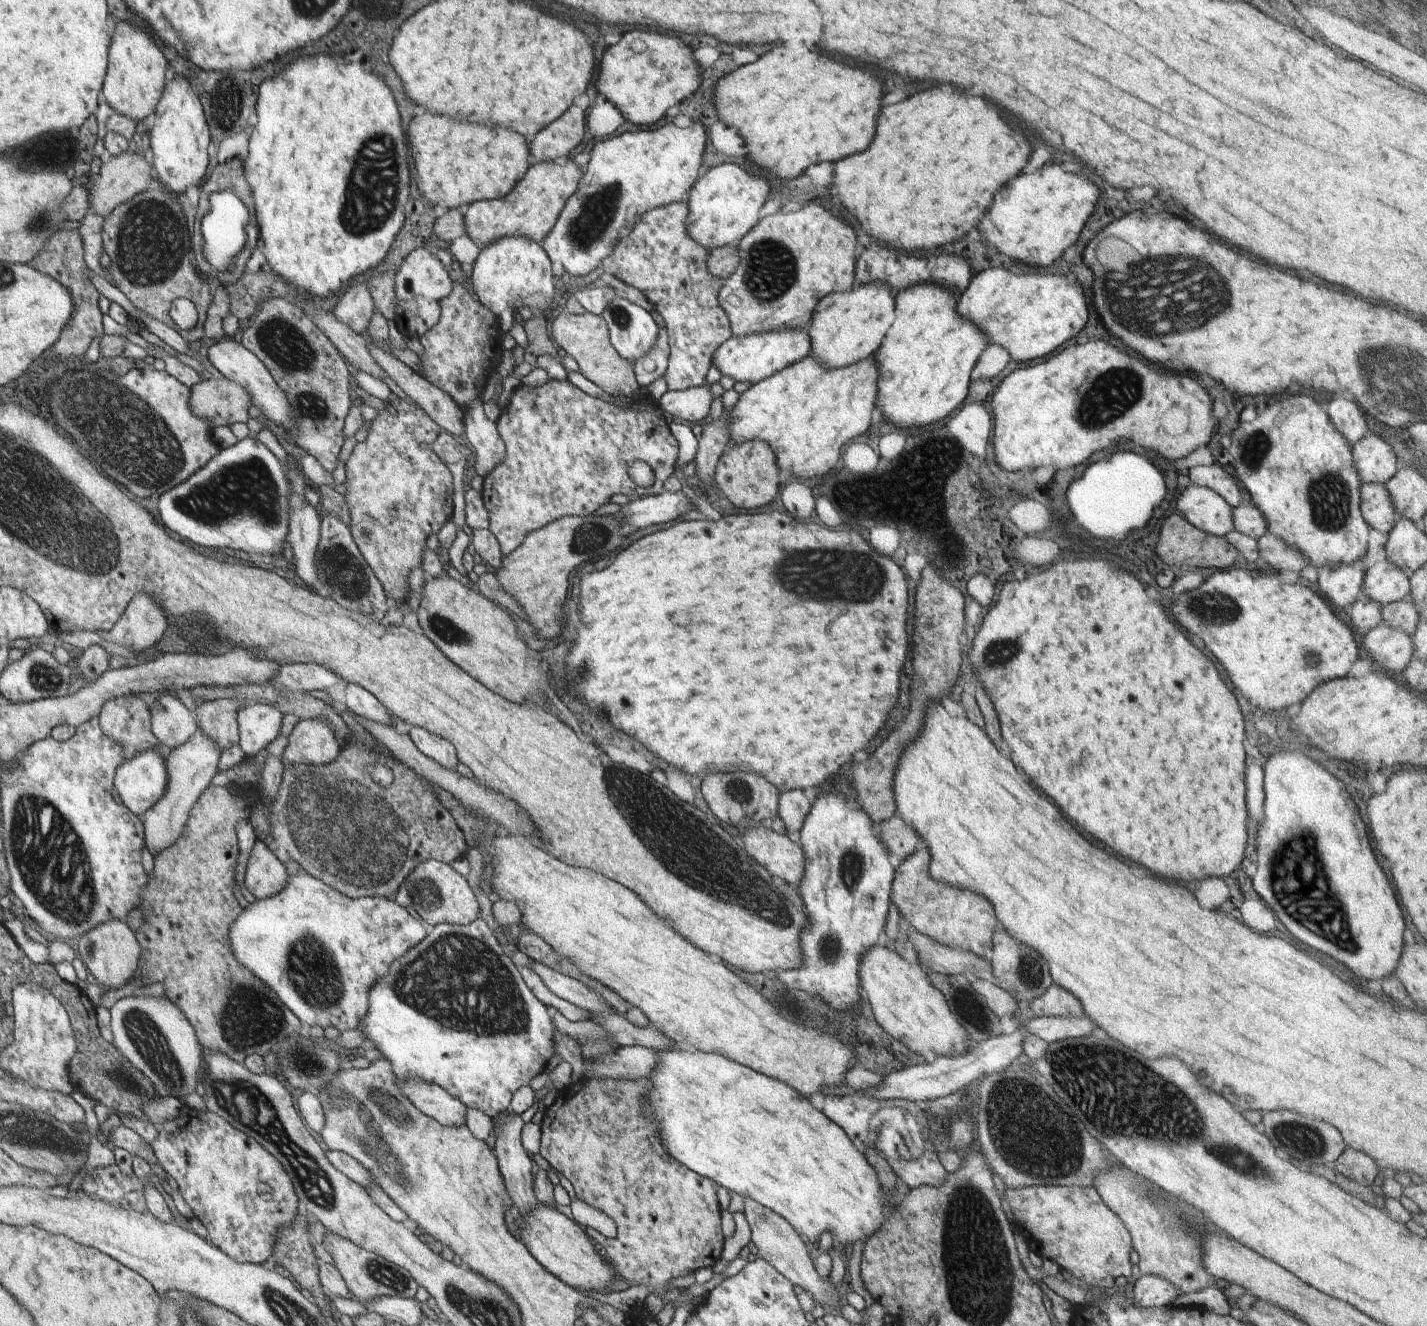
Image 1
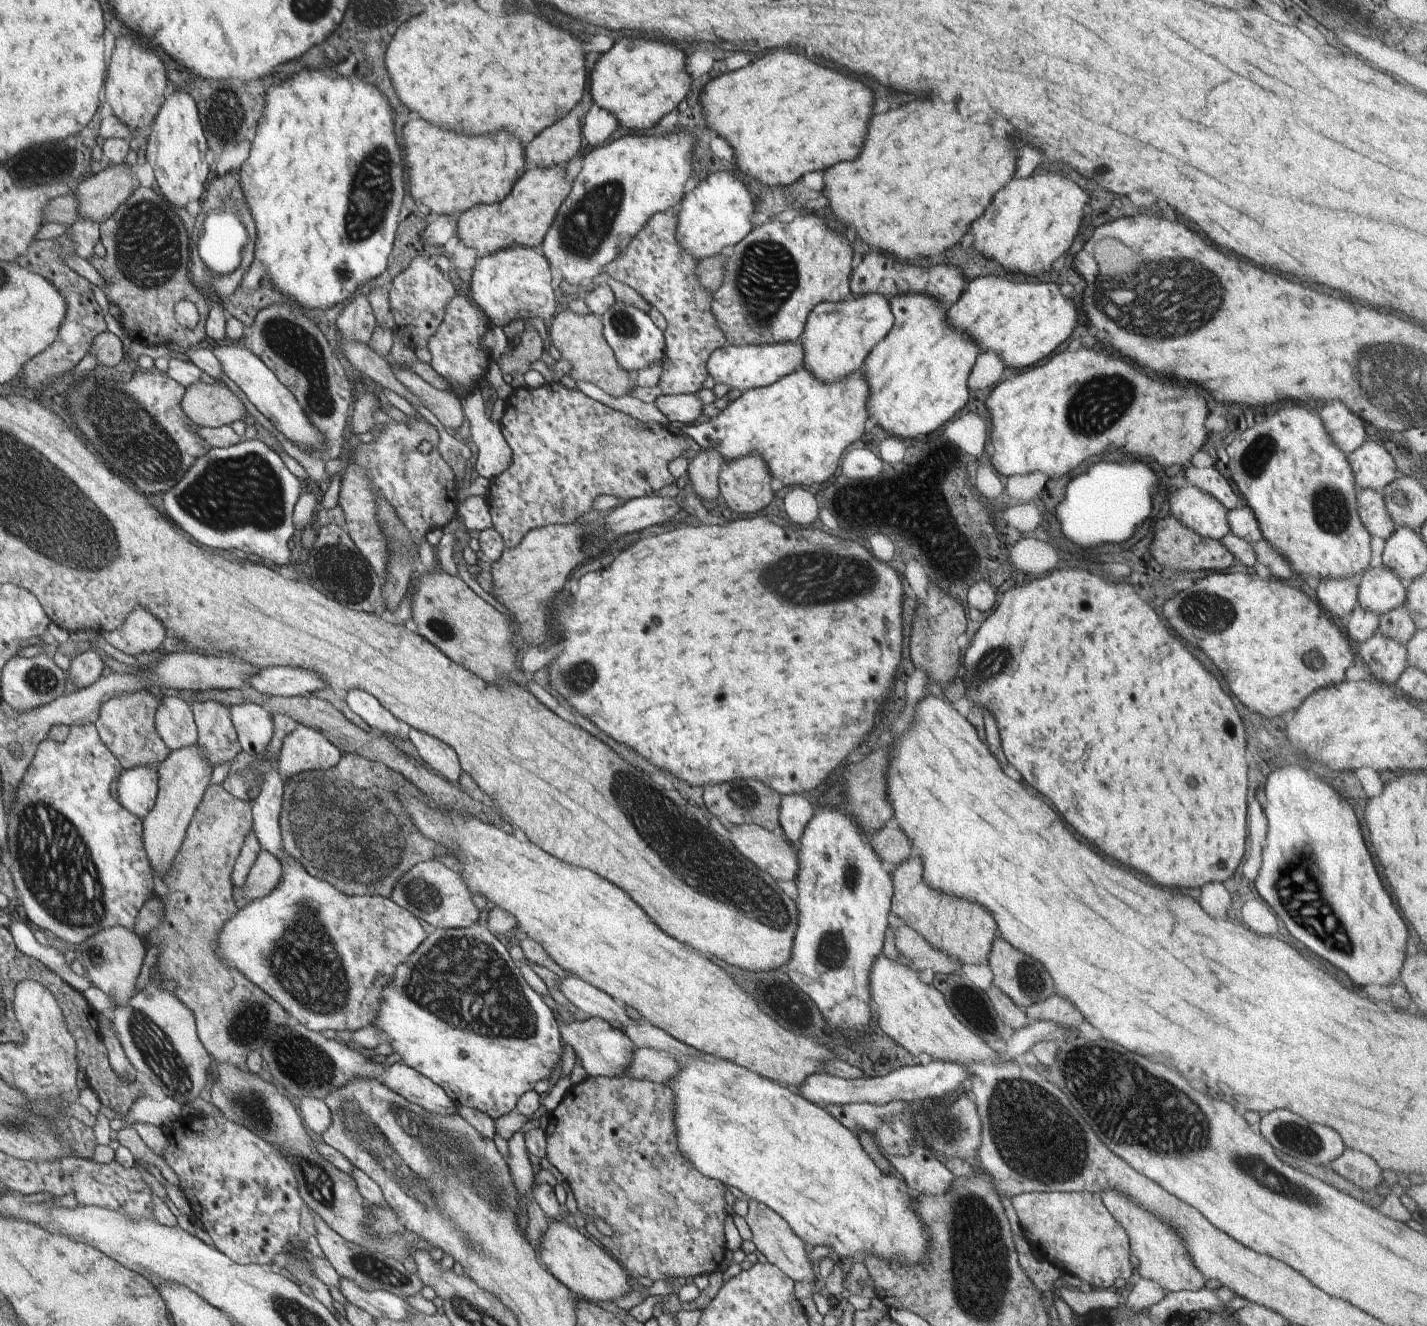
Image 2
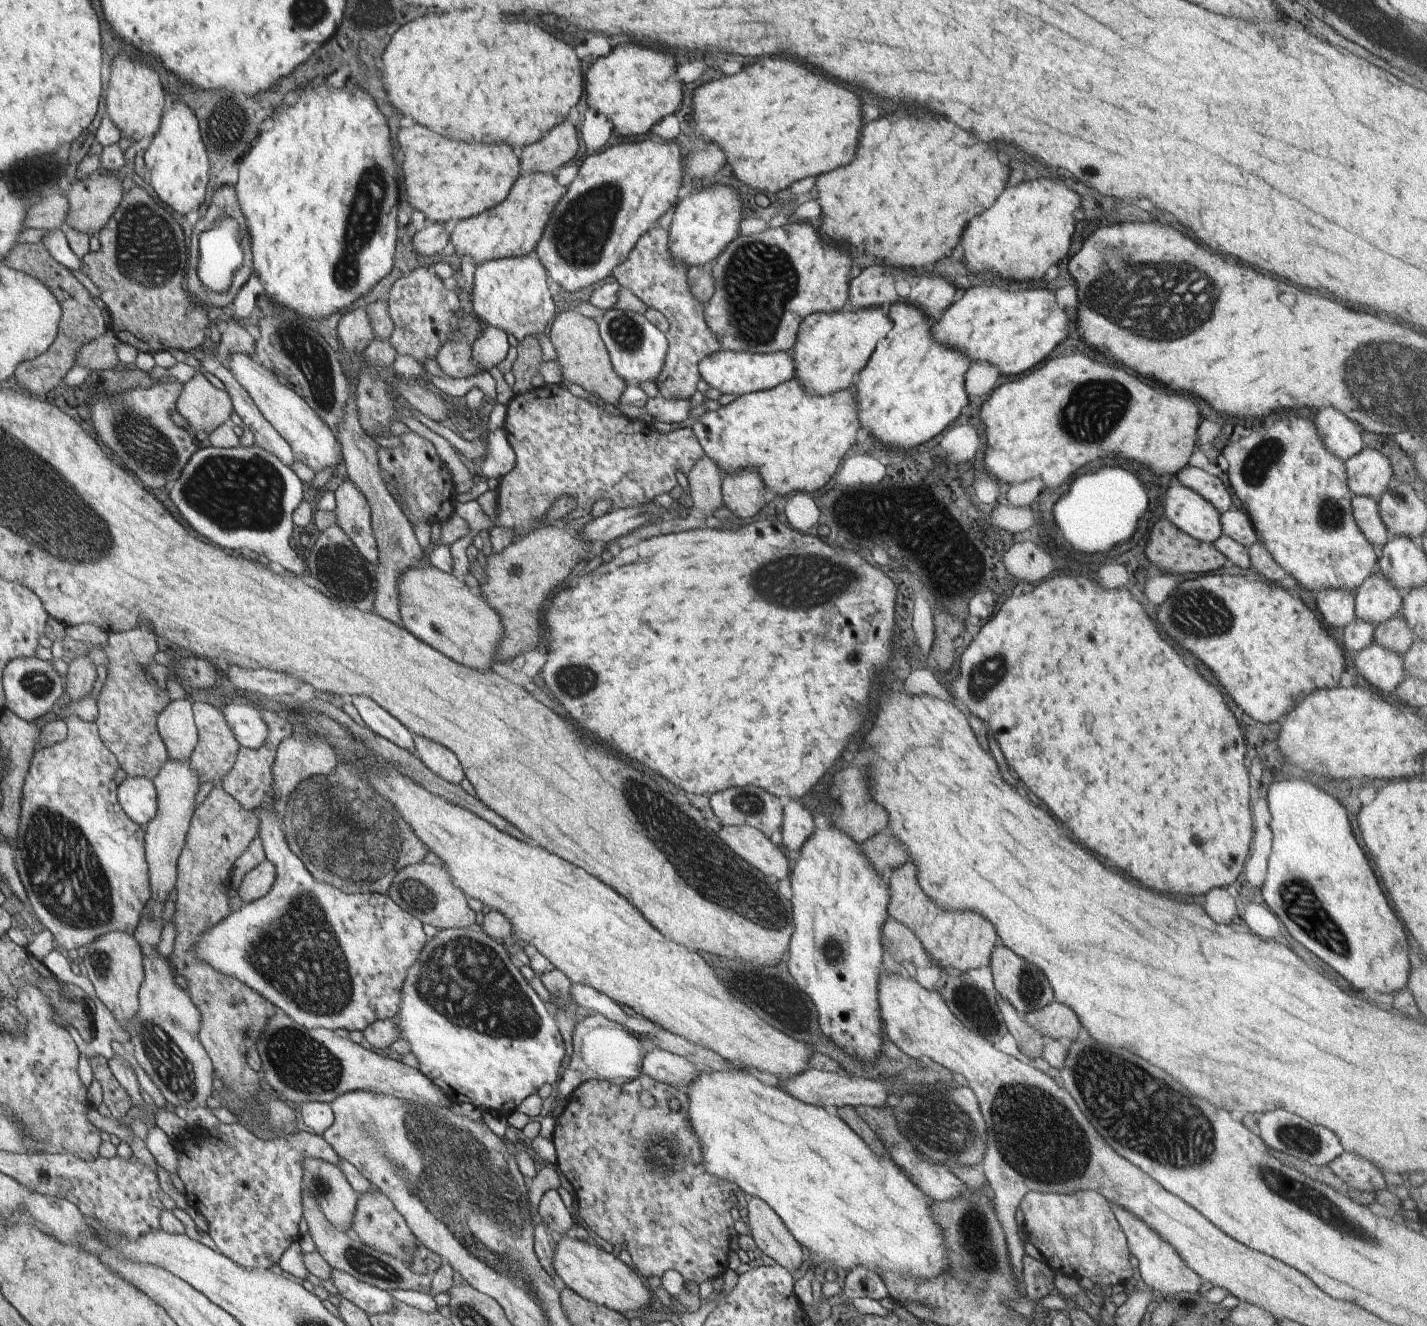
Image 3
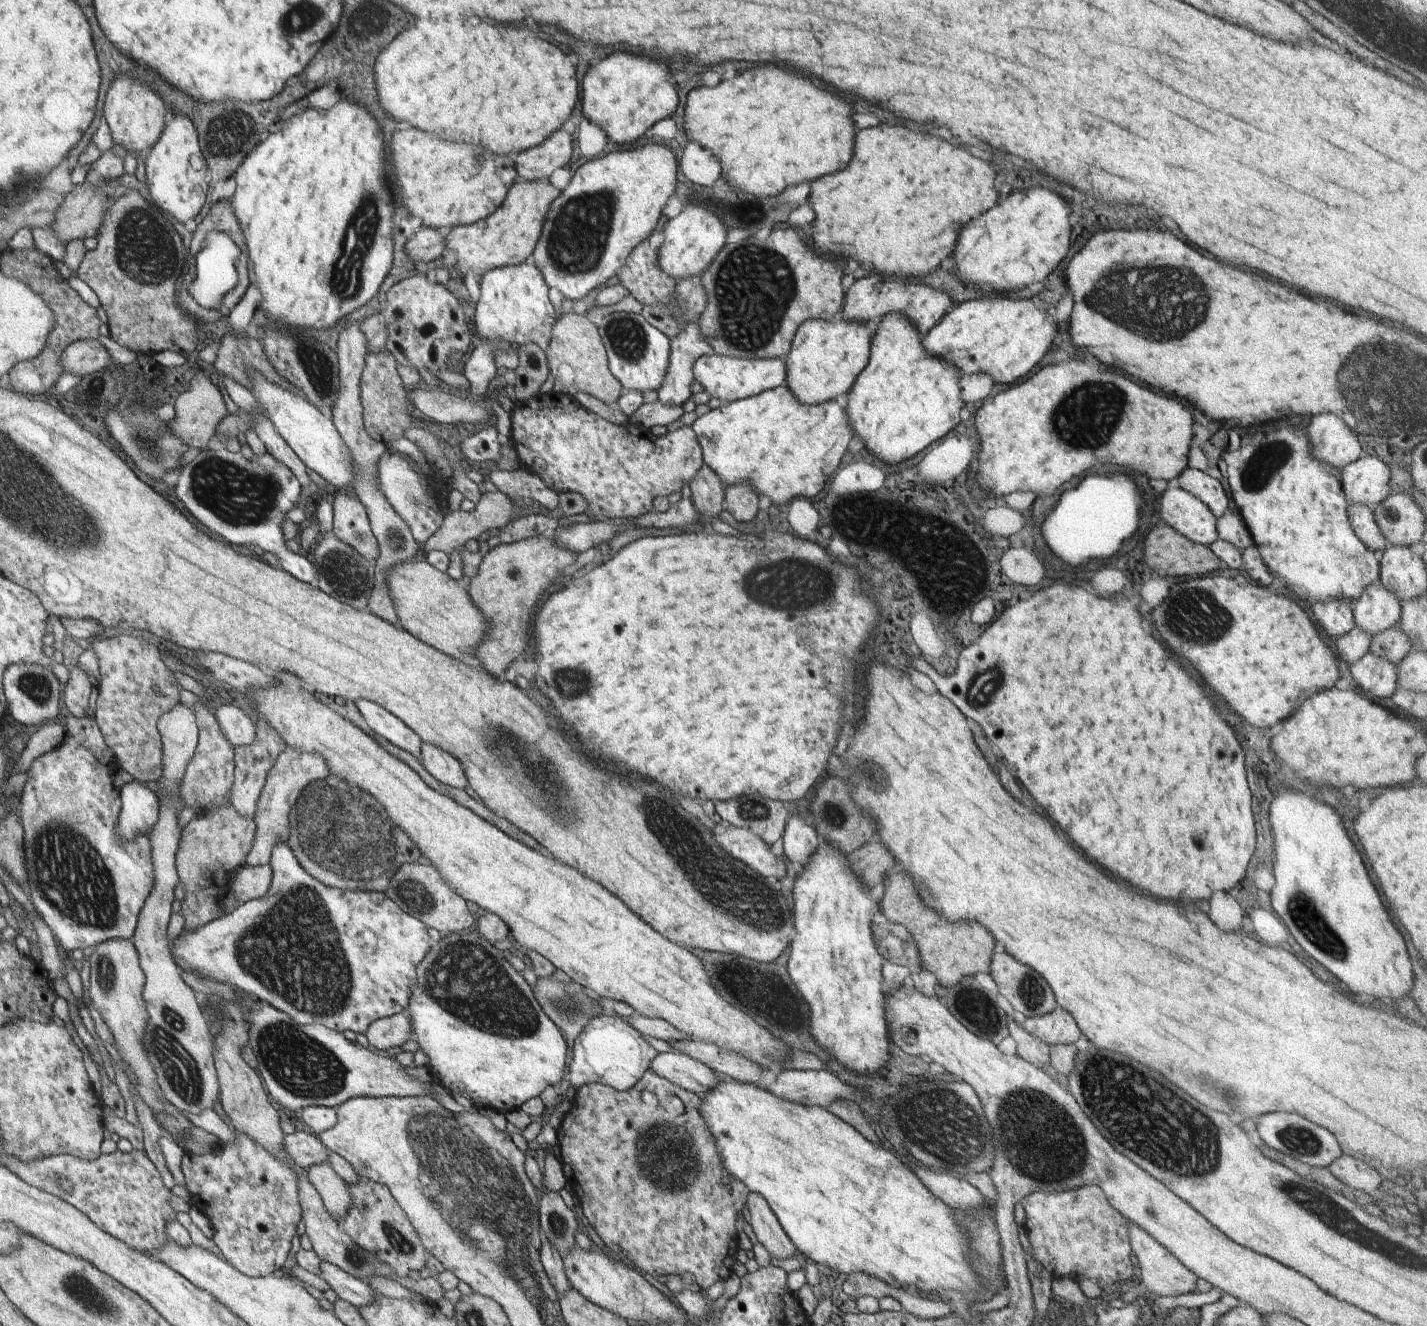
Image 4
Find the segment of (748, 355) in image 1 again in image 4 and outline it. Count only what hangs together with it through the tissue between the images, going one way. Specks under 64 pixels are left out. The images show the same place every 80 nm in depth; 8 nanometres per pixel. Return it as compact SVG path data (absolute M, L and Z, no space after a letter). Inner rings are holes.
M719 354L704 355L696 359L693 364L694 381L700 382L704 391L710 394L711 398L718 398L723 403L729 403L740 399L756 396L761 392L781 387L785 384L787 373L785 362L780 359L737 359Z

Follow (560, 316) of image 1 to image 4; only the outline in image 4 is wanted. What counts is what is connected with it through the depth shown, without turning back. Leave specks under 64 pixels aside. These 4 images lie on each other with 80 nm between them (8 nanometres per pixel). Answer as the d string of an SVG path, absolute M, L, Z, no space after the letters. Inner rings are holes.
M582 311L562 314L556 322L553 341L545 350L551 379L550 392L570 395L586 392L604 404L615 406L625 392L620 381L612 374L609 367L607 350L602 342L599 329Z

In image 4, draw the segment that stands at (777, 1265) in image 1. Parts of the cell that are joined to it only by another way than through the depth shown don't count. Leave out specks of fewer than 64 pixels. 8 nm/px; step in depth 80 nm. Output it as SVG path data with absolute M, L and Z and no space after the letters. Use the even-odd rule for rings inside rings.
M750 1192L745 1201L750 1213L752 1230L760 1244L764 1245L772 1257L794 1257L797 1248L784 1232L774 1211L770 1208L769 1202L757 1192Z

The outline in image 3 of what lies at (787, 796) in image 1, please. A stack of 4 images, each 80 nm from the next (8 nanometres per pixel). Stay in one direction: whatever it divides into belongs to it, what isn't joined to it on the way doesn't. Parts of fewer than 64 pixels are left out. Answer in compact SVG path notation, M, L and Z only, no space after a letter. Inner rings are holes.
M792 799L783 808L782 847L790 856L797 857L814 830L814 819L809 809L802 806L798 800Z

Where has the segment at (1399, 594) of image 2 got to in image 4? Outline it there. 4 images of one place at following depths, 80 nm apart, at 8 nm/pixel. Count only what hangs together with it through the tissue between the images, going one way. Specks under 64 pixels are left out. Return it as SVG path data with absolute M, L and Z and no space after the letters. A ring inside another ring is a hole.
M1380 582L1368 585L1351 607L1355 626L1371 637L1398 626L1401 619L1401 602Z

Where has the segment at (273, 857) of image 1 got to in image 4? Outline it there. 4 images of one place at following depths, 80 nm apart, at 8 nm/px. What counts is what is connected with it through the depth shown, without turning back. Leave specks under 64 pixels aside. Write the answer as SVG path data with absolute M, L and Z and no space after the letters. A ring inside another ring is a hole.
M270 864L259 867L242 865L240 870L233 874L229 892L242 904L263 897L271 888L273 880L274 871Z

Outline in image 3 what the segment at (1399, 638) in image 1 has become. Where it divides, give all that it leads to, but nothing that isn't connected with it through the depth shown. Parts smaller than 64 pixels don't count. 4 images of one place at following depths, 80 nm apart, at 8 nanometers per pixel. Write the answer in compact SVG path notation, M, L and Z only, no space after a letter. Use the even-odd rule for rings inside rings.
M1376 642L1363 648L1354 659L1356 670L1368 686L1392 696L1405 679L1403 657Z

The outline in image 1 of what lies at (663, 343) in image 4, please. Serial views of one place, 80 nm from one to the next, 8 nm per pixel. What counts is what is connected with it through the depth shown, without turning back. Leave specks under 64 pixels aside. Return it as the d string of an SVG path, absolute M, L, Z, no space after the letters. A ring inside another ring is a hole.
M615 296L601 314L616 352L632 364L653 348L659 337L654 318L644 308Z

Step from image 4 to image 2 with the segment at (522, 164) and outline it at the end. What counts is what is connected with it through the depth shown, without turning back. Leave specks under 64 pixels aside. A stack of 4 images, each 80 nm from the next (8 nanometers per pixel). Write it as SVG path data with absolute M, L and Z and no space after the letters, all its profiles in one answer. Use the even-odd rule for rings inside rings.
M574 113L544 129L528 144L526 170L558 167L558 164L568 162L580 150L583 132L580 132L580 122Z

